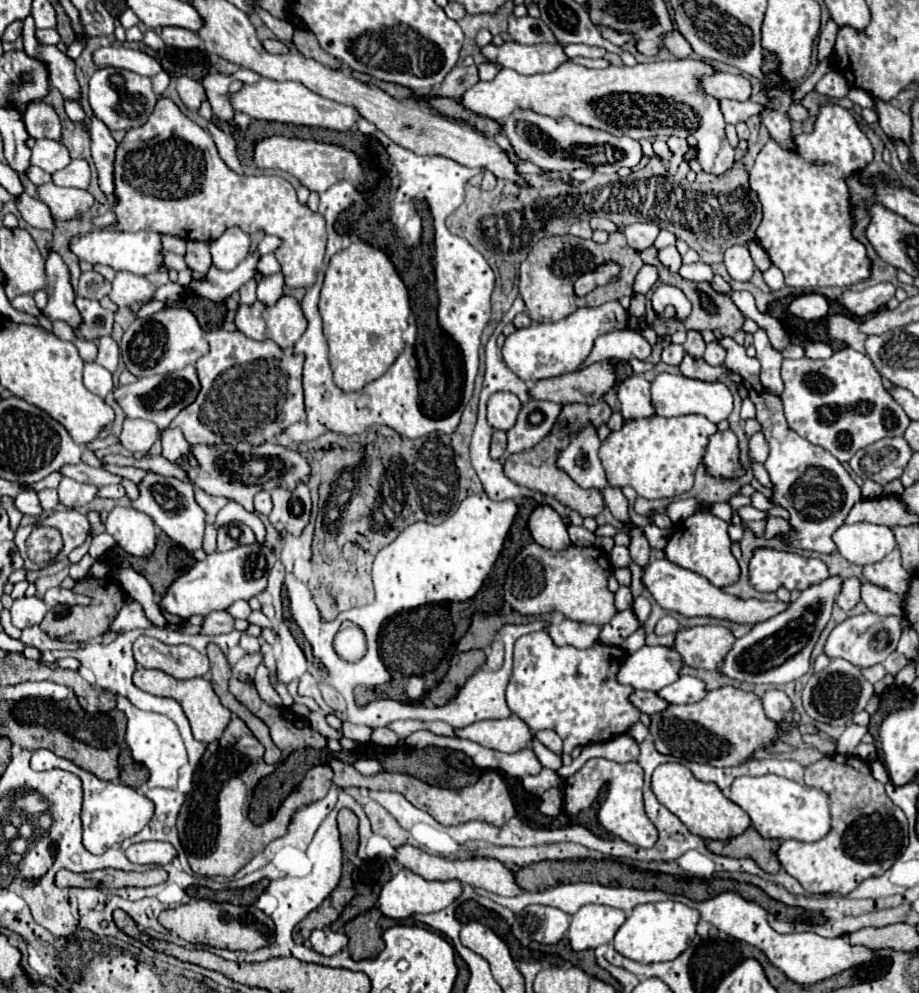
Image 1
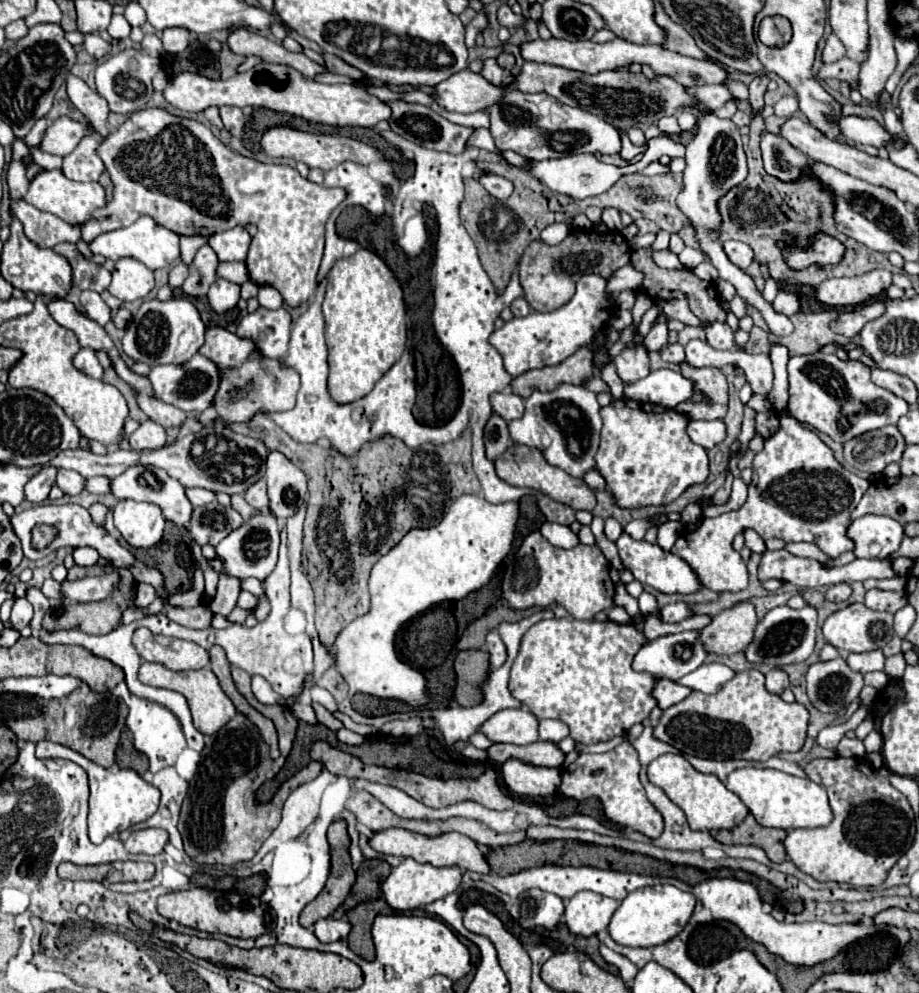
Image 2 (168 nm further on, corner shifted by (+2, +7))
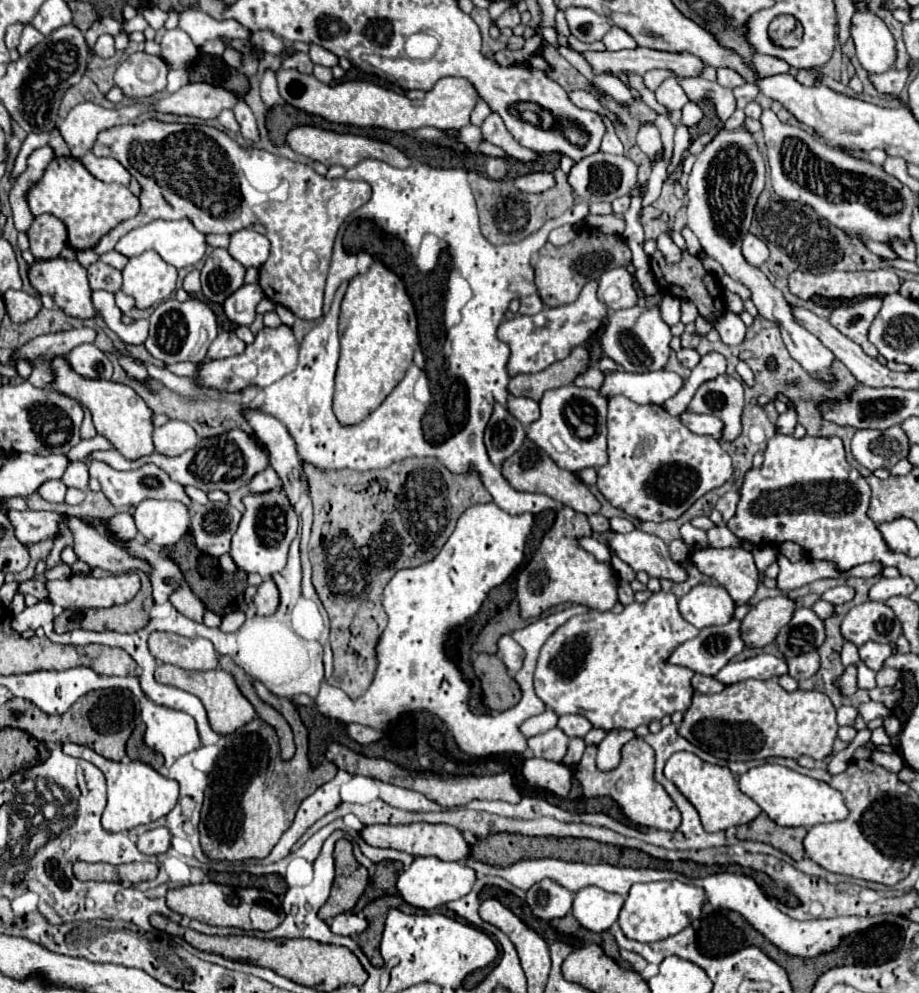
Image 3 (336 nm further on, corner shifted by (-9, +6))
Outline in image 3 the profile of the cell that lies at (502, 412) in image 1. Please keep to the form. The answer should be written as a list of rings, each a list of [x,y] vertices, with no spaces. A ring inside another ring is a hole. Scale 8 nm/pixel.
[[[509,395],[509,403],[507,403],[507,409],[509,413],[519,419],[525,427],[533,421],[539,419],[539,403],[533,401],[533,399],[527,399],[527,397],[513,397]]]

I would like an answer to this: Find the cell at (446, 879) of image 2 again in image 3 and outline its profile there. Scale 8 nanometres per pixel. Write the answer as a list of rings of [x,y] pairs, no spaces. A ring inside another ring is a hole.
[[[415,857],[411,867],[397,879],[397,889],[409,905],[419,909],[435,909],[453,899],[465,897],[471,891],[473,883],[475,883],[475,871],[465,863],[459,861],[445,863],[437,857]]]

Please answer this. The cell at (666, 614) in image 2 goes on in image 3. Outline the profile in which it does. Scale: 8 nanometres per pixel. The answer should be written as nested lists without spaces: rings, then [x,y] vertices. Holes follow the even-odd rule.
[[[697,585],[679,599],[679,613],[697,629],[709,625],[725,625],[733,619],[735,603],[719,585]]]

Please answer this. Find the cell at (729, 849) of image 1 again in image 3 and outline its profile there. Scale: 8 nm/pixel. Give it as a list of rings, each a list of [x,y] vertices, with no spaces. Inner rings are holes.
[[[761,813],[757,819],[753,819],[747,825],[739,825],[735,837],[743,841],[759,841],[773,845],[775,849],[787,853],[791,859],[801,861],[805,851],[803,851],[803,837],[805,837],[803,827],[781,827],[773,823],[765,813]]]

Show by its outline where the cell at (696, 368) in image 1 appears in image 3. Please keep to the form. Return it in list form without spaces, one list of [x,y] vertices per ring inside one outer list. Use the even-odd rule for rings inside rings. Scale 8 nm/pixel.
[[[723,373],[711,381],[705,381],[695,397],[691,399],[689,407],[693,413],[715,415],[725,423],[723,429],[723,443],[733,441],[741,433],[741,411],[743,411],[743,385]]]

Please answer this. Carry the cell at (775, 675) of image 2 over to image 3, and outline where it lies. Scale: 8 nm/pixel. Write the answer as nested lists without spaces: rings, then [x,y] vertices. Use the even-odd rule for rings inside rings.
[[[817,651],[803,653],[799,657],[787,659],[787,667],[789,667],[787,675],[791,675],[793,679],[797,679],[797,681],[809,679],[819,669],[819,655],[817,655]]]

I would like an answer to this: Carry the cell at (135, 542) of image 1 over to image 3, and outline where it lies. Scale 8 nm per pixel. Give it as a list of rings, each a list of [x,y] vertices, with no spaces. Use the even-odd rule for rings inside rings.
[[[141,501],[133,517],[137,531],[155,547],[175,545],[189,529],[189,511],[179,501]]]

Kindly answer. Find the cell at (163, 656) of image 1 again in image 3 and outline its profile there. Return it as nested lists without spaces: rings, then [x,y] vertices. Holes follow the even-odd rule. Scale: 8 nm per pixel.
[[[155,631],[149,635],[149,651],[159,663],[171,663],[191,671],[211,671],[219,667],[219,655],[213,643],[203,637],[181,637],[175,633]]]

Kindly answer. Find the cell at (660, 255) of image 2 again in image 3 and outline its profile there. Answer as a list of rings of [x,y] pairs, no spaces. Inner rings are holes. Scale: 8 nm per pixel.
[[[663,233],[663,235],[657,237],[657,249],[663,253],[663,257],[665,257],[665,261],[669,265],[679,263],[681,257],[683,257],[683,251],[671,241],[671,237],[667,237],[667,233]]]

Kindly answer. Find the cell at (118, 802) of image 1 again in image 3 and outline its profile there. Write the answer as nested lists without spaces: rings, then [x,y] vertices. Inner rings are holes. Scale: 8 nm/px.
[[[65,743],[63,745],[63,753],[71,755],[71,757],[85,759],[85,761],[93,763],[95,767],[99,767],[103,771],[103,775],[107,779],[107,807],[103,811],[101,823],[103,823],[103,829],[109,831],[109,833],[129,831],[133,827],[147,825],[147,823],[167,815],[175,807],[175,803],[177,803],[177,797],[179,797],[177,781],[159,775],[147,763],[131,761],[131,759],[109,761],[109,759],[97,755],[93,749],[83,747],[83,745],[75,745],[75,743]]]

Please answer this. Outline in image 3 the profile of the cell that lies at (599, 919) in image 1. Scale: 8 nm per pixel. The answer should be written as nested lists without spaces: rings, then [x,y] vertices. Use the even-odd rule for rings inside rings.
[[[585,887],[575,893],[573,917],[589,931],[607,931],[619,917],[623,909],[623,897],[617,893],[607,893],[599,887]]]

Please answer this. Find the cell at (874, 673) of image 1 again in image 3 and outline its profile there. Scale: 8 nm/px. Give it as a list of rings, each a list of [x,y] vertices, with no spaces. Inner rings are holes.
[[[869,641],[859,647],[861,661],[873,671],[881,671],[887,657],[891,657],[891,653],[893,653],[891,645],[883,645],[883,643],[875,643],[875,641]]]

